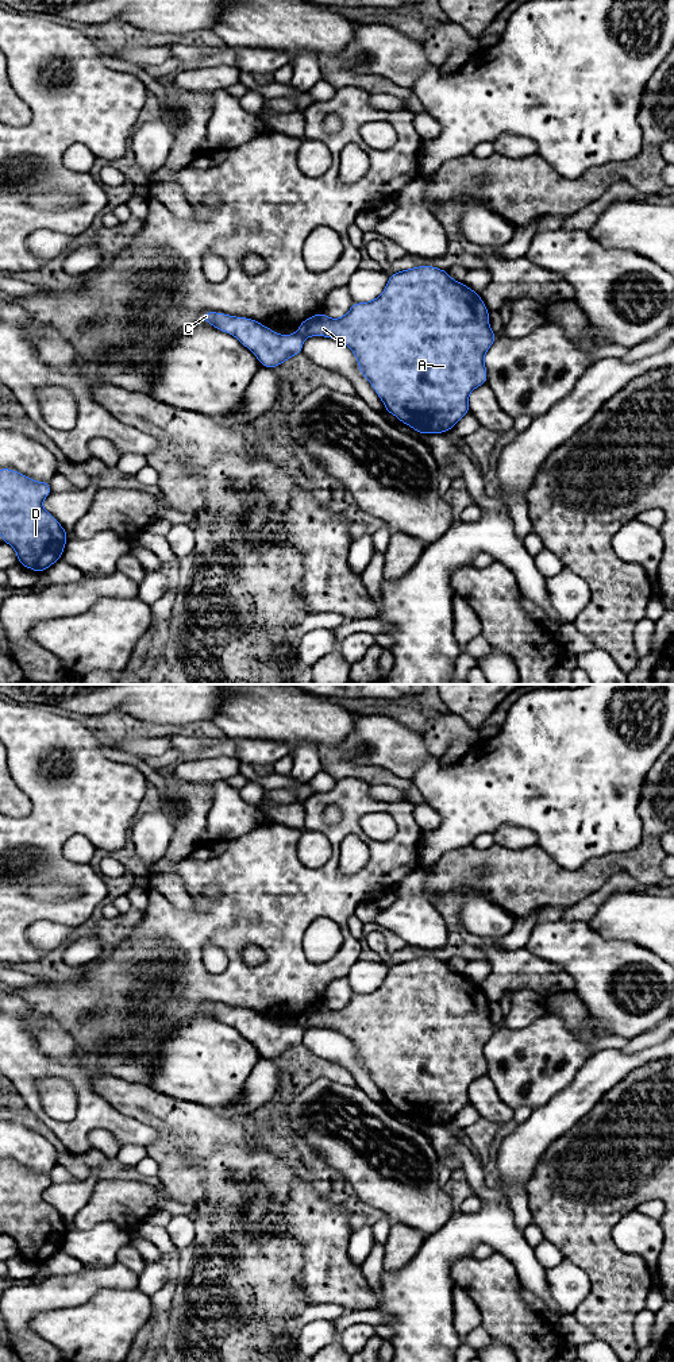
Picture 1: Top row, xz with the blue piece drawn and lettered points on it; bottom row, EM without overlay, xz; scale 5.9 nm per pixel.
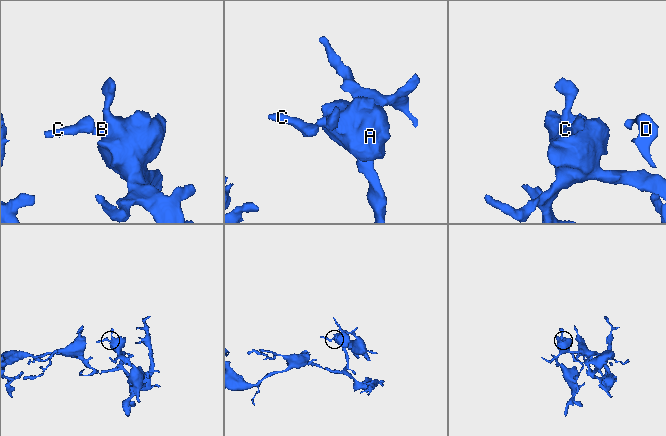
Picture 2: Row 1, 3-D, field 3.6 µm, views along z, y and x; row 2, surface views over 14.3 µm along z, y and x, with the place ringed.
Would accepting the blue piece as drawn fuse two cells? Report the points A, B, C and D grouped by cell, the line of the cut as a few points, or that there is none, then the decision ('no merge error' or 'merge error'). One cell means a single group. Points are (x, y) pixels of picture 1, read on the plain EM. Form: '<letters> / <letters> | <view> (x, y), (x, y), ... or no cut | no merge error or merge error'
A B D / C | xz (297, 1023), (304, 1030) | merge error

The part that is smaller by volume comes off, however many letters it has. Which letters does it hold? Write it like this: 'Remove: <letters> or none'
Remove: C

